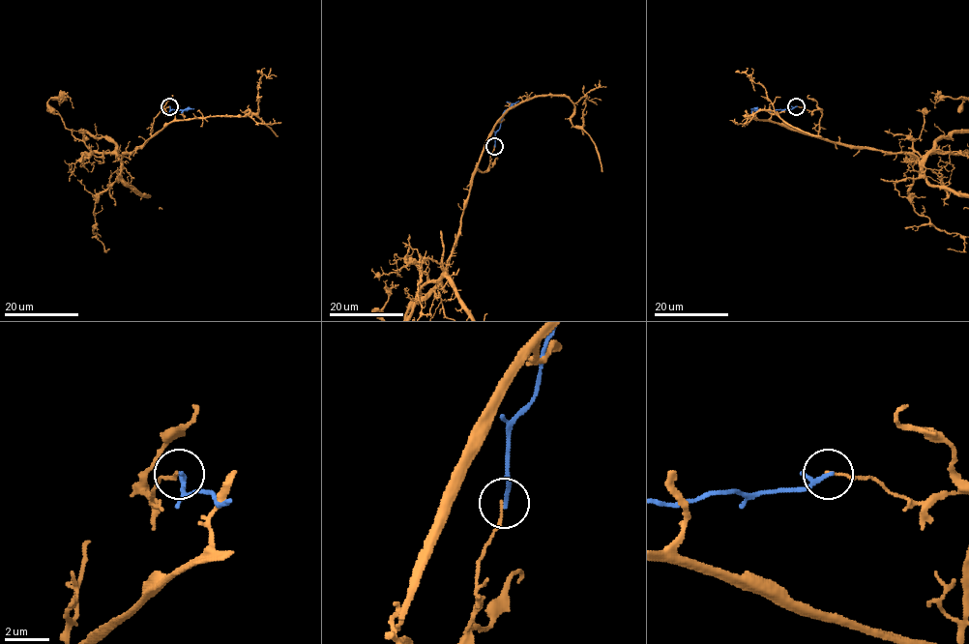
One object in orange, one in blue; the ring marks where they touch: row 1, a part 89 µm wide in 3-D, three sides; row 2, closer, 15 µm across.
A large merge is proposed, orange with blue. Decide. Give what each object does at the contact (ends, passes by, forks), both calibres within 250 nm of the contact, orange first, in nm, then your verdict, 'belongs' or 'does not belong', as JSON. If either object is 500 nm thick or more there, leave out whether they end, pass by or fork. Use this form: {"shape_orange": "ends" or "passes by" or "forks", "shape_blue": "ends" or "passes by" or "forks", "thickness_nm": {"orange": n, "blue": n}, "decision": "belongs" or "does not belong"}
{"shape_orange": "ends", "shape_blue": "passes by", "thickness_nm": {"orange": 120, "blue": 140}, "decision": "does not belong"}

